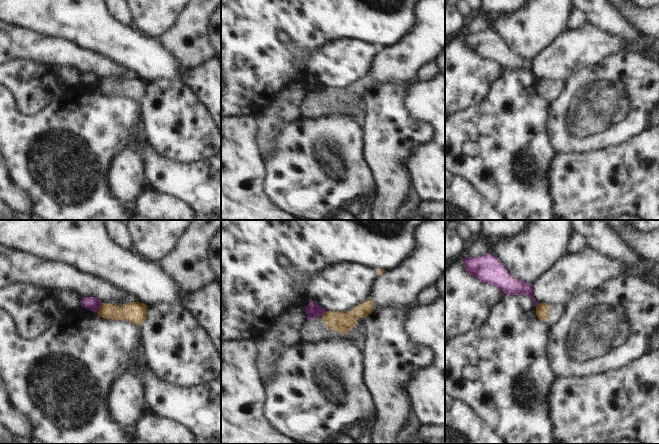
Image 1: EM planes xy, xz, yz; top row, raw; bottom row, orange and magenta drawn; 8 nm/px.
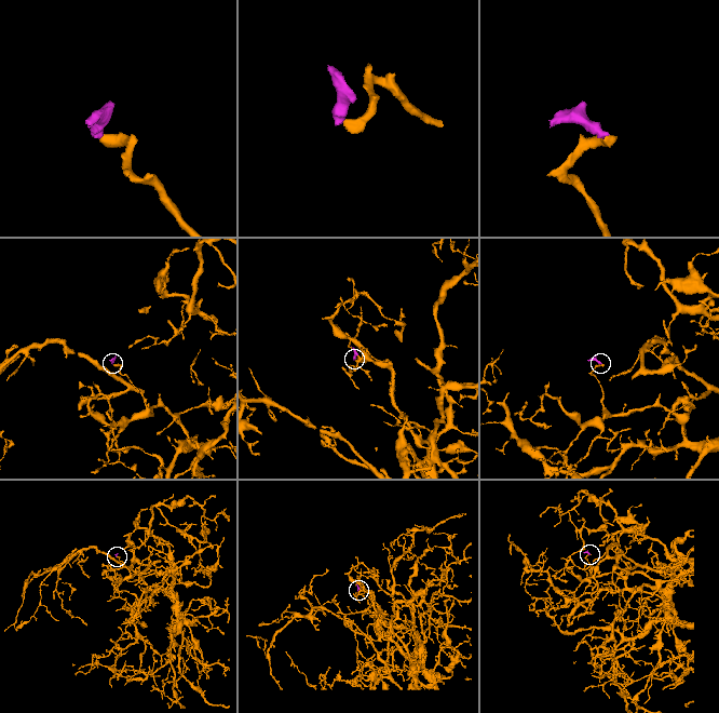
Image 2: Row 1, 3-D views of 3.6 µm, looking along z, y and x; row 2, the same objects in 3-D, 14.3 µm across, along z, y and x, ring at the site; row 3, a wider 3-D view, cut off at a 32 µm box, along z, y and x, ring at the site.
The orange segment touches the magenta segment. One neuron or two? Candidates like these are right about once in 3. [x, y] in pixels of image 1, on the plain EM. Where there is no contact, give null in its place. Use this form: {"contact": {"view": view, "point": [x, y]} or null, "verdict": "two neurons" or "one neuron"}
{"contact": {"view": "xy", "point": [100, 84]}, "verdict": "two neurons"}

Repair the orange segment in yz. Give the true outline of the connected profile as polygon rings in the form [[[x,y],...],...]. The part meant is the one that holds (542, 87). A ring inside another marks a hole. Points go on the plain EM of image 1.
[[[539,79],[536,83],[537,93],[546,98],[550,103],[559,98],[564,88],[565,83],[562,81],[545,81],[543,79]]]

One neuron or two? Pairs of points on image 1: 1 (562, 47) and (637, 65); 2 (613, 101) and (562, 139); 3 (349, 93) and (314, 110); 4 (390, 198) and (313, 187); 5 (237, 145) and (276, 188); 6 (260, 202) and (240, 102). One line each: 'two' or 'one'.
1: two
2: one
3: one
4: two
5: two
6: two

